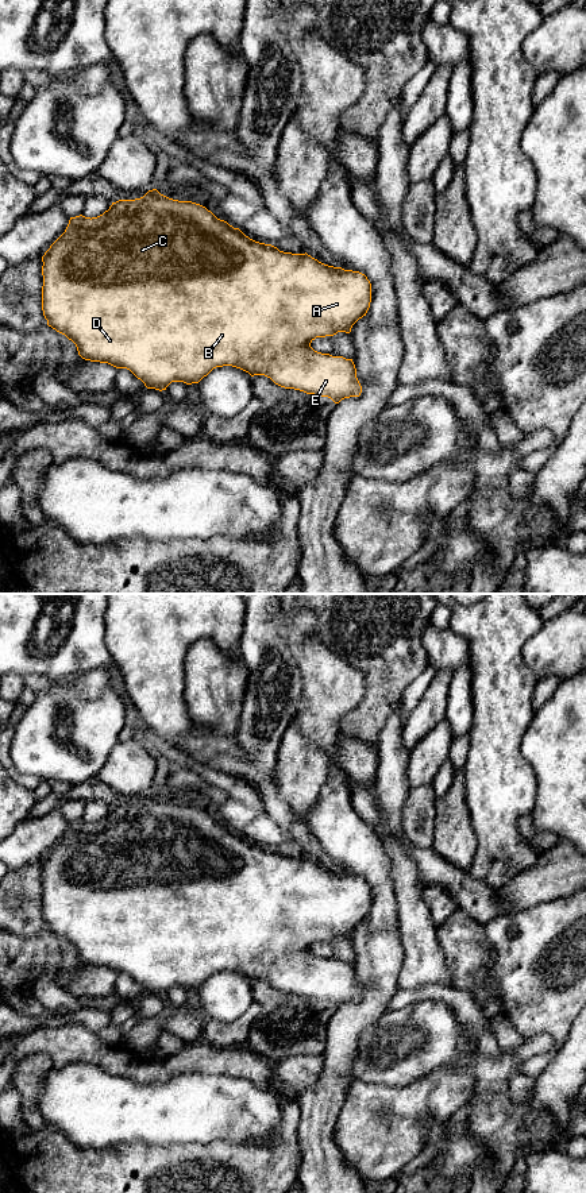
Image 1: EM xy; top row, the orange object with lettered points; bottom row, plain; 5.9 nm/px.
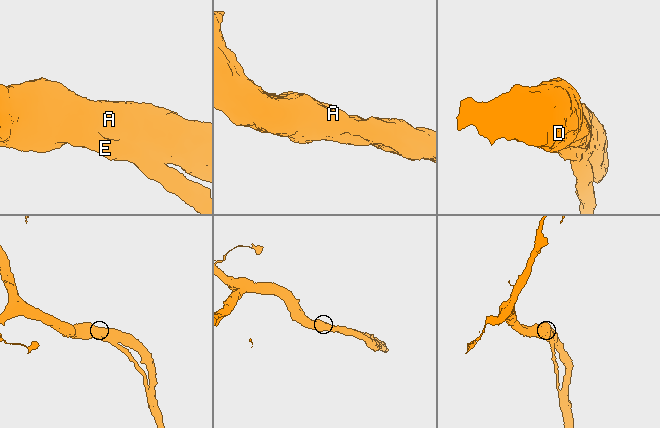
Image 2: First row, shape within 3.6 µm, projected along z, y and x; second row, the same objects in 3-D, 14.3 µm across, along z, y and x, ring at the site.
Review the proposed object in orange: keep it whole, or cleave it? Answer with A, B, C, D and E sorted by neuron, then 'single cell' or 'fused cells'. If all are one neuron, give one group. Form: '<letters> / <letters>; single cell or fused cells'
A B C D E; single cell

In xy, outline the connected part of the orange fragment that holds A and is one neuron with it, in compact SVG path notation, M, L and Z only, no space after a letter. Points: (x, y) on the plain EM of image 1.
M153 794L140 803L112 807L109 814L97 822L90 823L82 819L70 822L65 837L45 857L42 866L42 915L47 930L72 945L82 964L108 968L116 973L127 973L147 993L162 996L171 987L198 988L213 973L232 970L248 977L251 981L265 980L285 993L328 1001L335 1008L344 1003L359 1001L362 997L352 964L317 957L311 951L311 947L316 942L334 941L338 937L350 938L352 930L366 920L371 907L371 888L367 881L359 876L324 869L307 857L284 857L271 849L255 846L239 833L234 833L227 826L217 823L200 808L173 804Z

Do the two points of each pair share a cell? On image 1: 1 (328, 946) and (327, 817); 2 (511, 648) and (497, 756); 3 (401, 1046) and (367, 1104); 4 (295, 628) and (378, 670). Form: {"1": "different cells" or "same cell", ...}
{"1": "different cells", "2": "same cell", "3": "different cells", "4": "different cells"}

